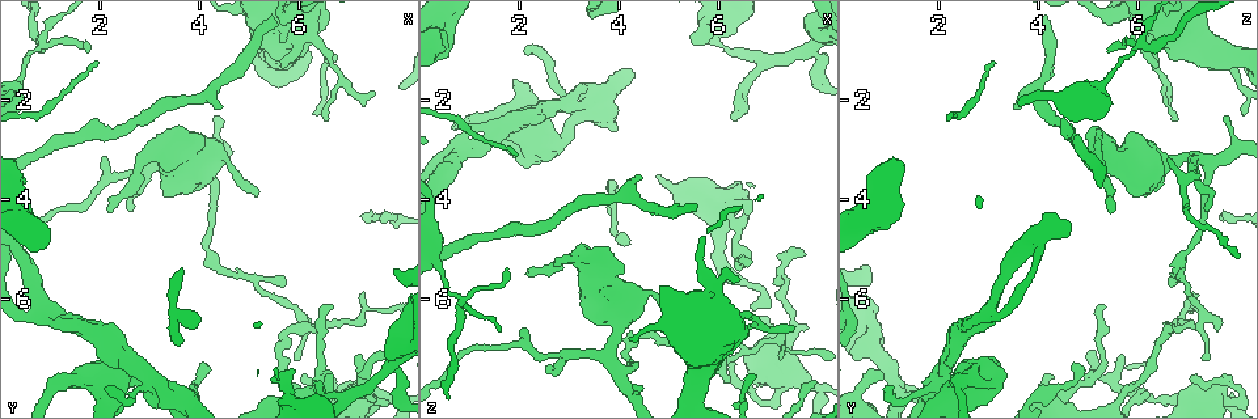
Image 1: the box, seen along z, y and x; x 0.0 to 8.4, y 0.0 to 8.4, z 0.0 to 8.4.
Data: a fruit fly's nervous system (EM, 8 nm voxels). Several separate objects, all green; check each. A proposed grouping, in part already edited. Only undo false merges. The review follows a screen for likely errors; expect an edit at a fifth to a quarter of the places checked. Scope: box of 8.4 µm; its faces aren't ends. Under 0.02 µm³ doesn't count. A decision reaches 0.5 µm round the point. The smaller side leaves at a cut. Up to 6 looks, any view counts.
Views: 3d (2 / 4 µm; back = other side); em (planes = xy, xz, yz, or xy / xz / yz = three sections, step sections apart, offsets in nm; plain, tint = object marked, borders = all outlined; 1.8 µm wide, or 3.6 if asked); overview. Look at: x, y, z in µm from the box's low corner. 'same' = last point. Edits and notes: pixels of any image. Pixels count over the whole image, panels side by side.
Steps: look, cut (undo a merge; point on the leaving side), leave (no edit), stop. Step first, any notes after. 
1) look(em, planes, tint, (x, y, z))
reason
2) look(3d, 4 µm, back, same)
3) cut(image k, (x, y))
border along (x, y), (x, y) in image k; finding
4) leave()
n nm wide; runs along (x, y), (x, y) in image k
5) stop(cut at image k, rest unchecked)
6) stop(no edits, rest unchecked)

look(3d, 2 µm, (1.25, 6.40, 2.85))
sudden change in width

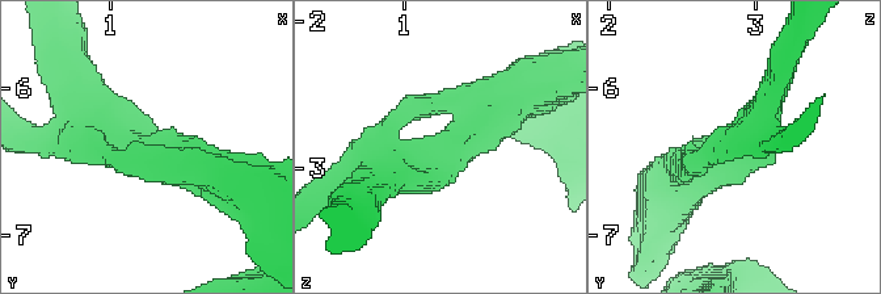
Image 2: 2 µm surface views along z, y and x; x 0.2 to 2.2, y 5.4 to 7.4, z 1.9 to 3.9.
look(em, xy, step 4, tint, same)
3 arms; now the EM

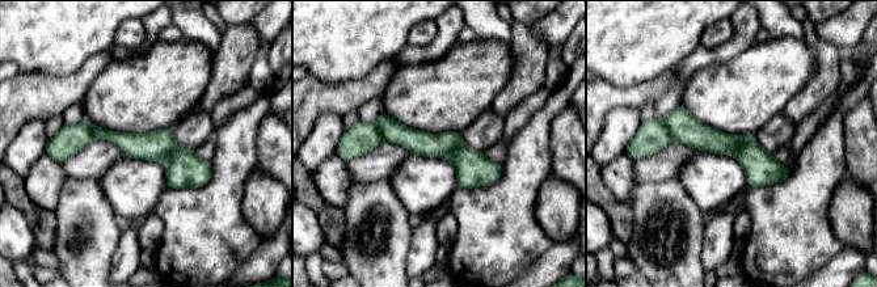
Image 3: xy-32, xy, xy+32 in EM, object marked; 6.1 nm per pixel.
leave()
all the same neuron

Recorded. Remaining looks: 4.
look(3d, 4 µm, (6.15, 8.00, 4.10))
thin arm on a thick one

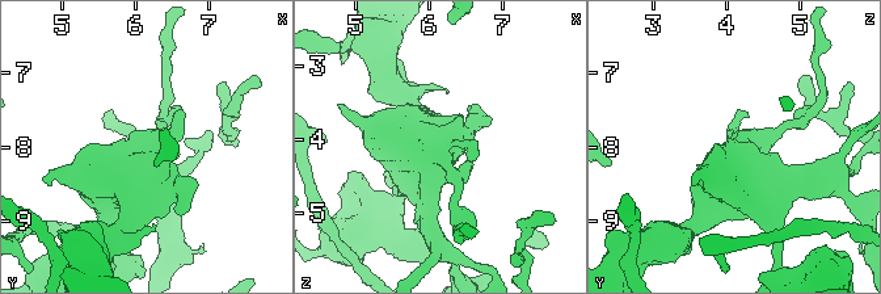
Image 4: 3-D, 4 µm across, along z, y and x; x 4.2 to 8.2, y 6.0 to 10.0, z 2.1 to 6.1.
look(em, 3.6 µm, xy, step 8, tint, (6.25, 7.95, 4.15))
shape alone is not enough

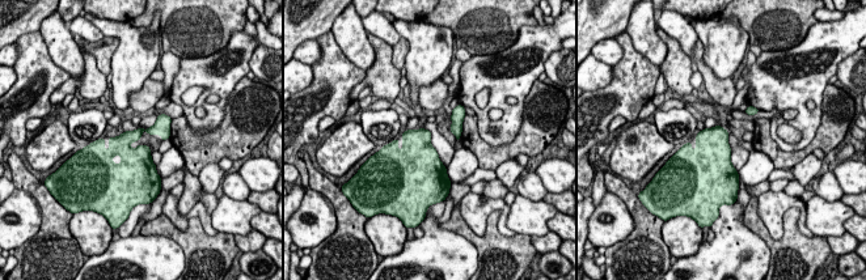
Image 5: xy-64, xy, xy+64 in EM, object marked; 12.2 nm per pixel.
leave()
320 nm wide; continuous, no second neuron

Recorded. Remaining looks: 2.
look(3d, 4 µm, back, (7.80, 7.35, 1.05))

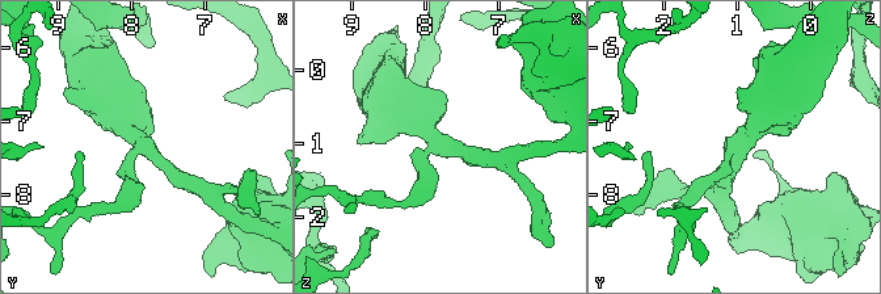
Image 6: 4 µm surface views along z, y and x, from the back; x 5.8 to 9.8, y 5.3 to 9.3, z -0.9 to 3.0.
look(em, 3.6 µm, planes, tint, (7.75, 7.35, 1.00))
3 arms; arms of 180, 220, 480 nm

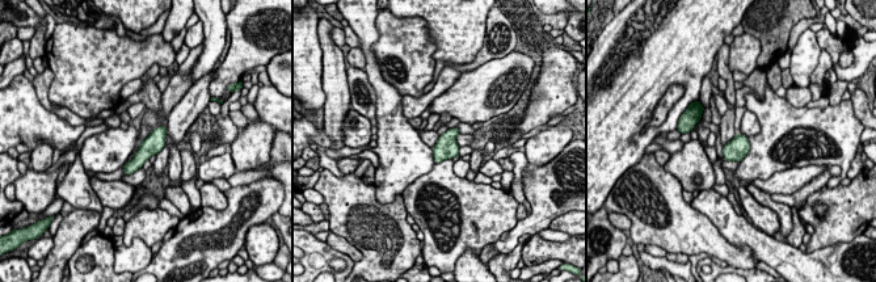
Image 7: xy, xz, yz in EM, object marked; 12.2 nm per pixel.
leave()
runs along (163, 130), (127, 171) in image 7; one neuron here

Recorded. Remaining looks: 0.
stop(no edits, rest unchecked)

